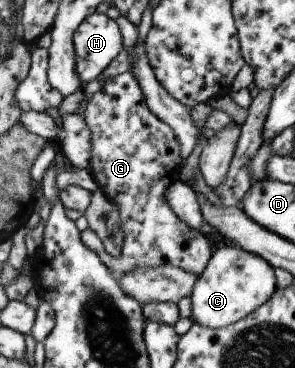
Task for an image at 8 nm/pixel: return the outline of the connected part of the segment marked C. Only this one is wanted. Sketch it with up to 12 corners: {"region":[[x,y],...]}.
{"region":[[234,244],[210,255],[191,322],[232,324],[264,304],[274,268]]}

